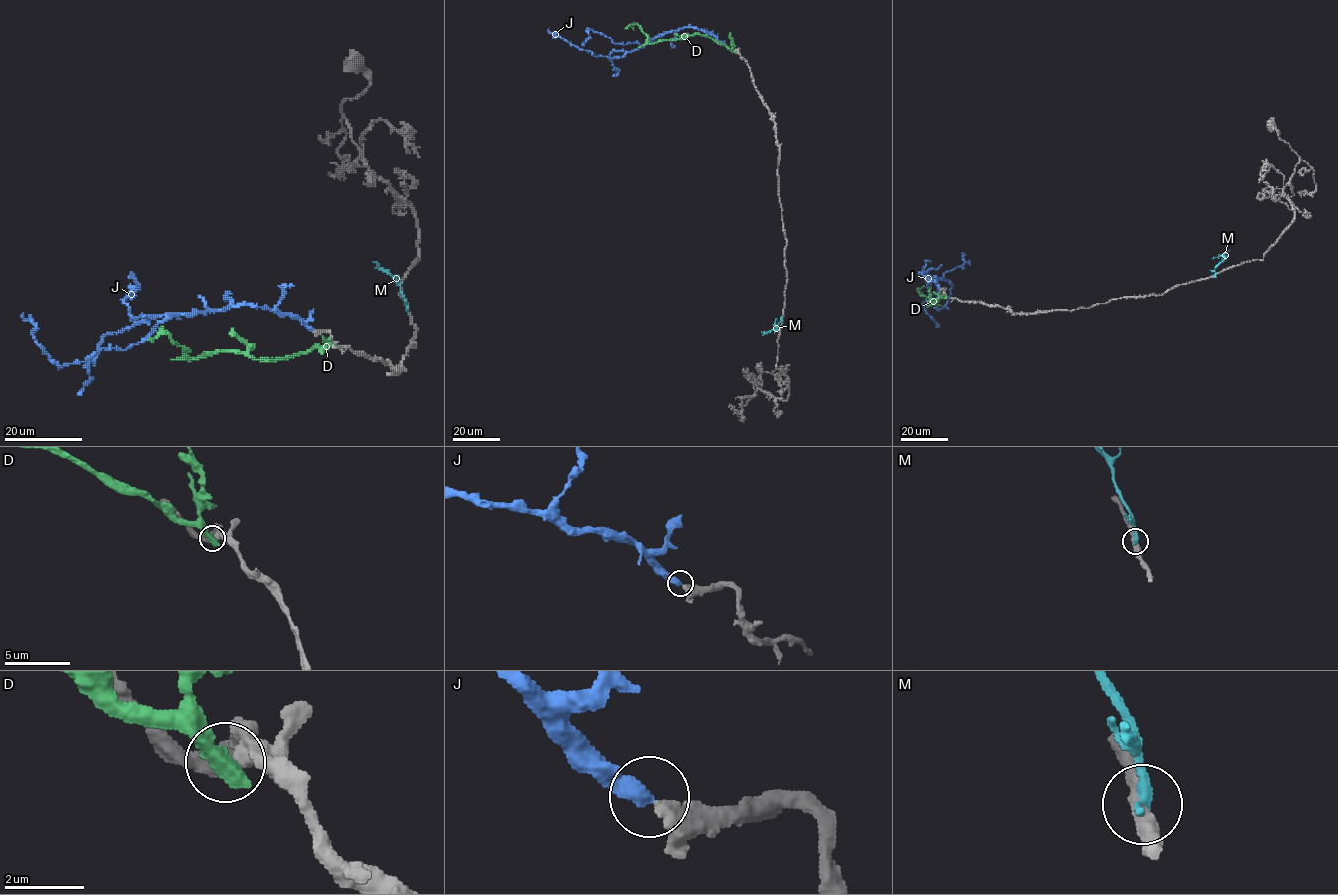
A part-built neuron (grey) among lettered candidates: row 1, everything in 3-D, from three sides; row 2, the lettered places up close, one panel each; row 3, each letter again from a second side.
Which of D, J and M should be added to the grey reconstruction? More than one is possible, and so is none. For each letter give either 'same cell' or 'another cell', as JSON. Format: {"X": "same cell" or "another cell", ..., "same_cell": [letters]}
{"D": "another cell", "J": "another cell", "M": "another cell", "same_cell": []}

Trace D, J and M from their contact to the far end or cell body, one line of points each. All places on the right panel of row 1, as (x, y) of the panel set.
D: (945, 295), (928, 305), (933, 301), (937, 305), (920, 295), (918, 289), (923, 294)
J: (939, 288), (920, 273), (951, 282), (947, 302), (939, 309), (922, 277)
M: (1215, 275), (1215, 267), (1227, 250), (1226, 246)

